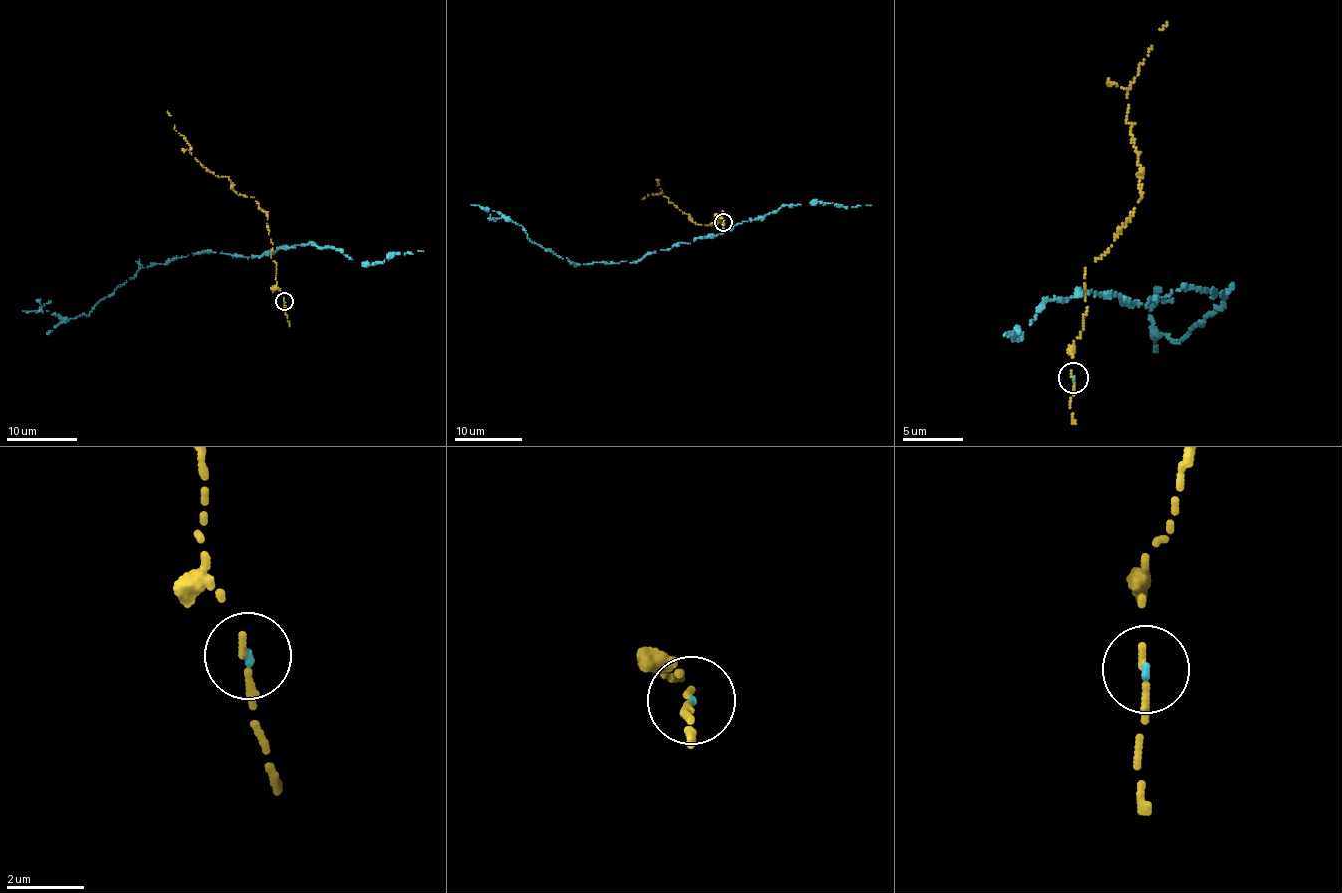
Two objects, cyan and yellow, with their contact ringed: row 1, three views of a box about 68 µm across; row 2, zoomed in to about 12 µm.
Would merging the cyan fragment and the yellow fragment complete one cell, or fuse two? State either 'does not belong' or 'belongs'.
belongs

